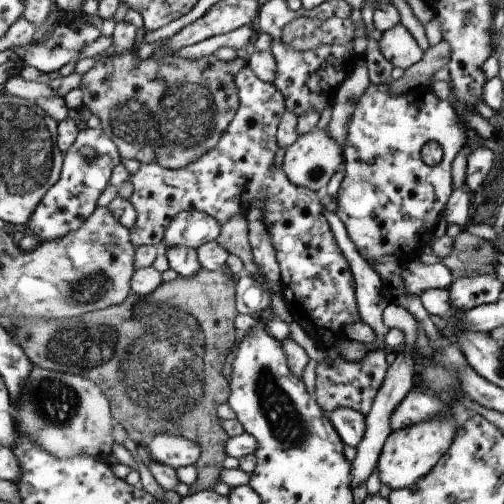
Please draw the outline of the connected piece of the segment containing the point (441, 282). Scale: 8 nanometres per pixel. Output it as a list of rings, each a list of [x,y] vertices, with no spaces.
[[[413,258],[405,268],[401,267],[401,282],[407,294],[418,296],[427,288],[448,288],[452,278],[443,263],[427,265]]]

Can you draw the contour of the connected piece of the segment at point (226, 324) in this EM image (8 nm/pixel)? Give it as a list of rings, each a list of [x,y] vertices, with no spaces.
[[[227,268],[222,271],[209,271],[202,269],[197,276],[185,280],[181,276],[177,280],[171,282],[165,282],[147,296],[139,296],[135,292],[129,295],[129,298],[121,305],[113,305],[109,308],[98,310],[97,312],[91,312],[80,317],[73,317],[70,319],[31,319],[23,318],[17,322],[15,330],[13,330],[14,340],[19,343],[19,346],[25,350],[27,356],[31,357],[31,362],[34,365],[40,366],[52,371],[59,371],[65,373],[71,373],[77,376],[90,377],[95,381],[95,384],[99,385],[100,389],[106,393],[107,400],[112,405],[114,418],[117,420],[113,428],[111,428],[111,434],[113,434],[113,440],[115,444],[122,444],[126,438],[131,438],[138,448],[145,448],[151,444],[151,441],[160,434],[181,435],[188,439],[199,442],[202,446],[202,455],[198,462],[195,464],[198,468],[199,480],[197,484],[190,488],[190,492],[199,492],[212,489],[215,484],[221,482],[221,472],[223,472],[223,460],[228,456],[228,442],[232,437],[227,434],[226,428],[223,428],[222,419],[217,416],[217,408],[221,404],[228,402],[231,387],[230,382],[227,382],[227,378],[221,374],[225,362],[227,362],[227,356],[231,352],[231,348],[235,346],[235,318],[239,315],[237,306],[237,283],[238,277],[234,276]]]

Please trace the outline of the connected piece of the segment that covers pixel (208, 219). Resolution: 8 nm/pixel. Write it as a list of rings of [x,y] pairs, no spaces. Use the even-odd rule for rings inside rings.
[[[201,210],[183,211],[174,218],[167,228],[161,249],[173,246],[187,246],[198,249],[204,244],[216,241],[221,236],[222,225],[219,220]]]

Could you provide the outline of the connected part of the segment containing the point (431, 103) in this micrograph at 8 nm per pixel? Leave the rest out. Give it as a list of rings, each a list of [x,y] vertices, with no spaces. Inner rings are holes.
[[[369,83],[349,116],[345,128],[347,136],[342,148],[344,173],[336,196],[335,214],[345,226],[349,240],[355,244],[357,254],[367,264],[373,264],[385,254],[421,252],[431,242],[435,224],[453,190],[451,165],[454,156],[463,150],[467,136],[457,120],[451,101],[440,100],[428,86],[414,88],[399,96],[391,96],[386,89],[387,84]],[[429,140],[435,140],[442,150],[441,160],[435,166],[423,163],[419,155],[423,144]]]

